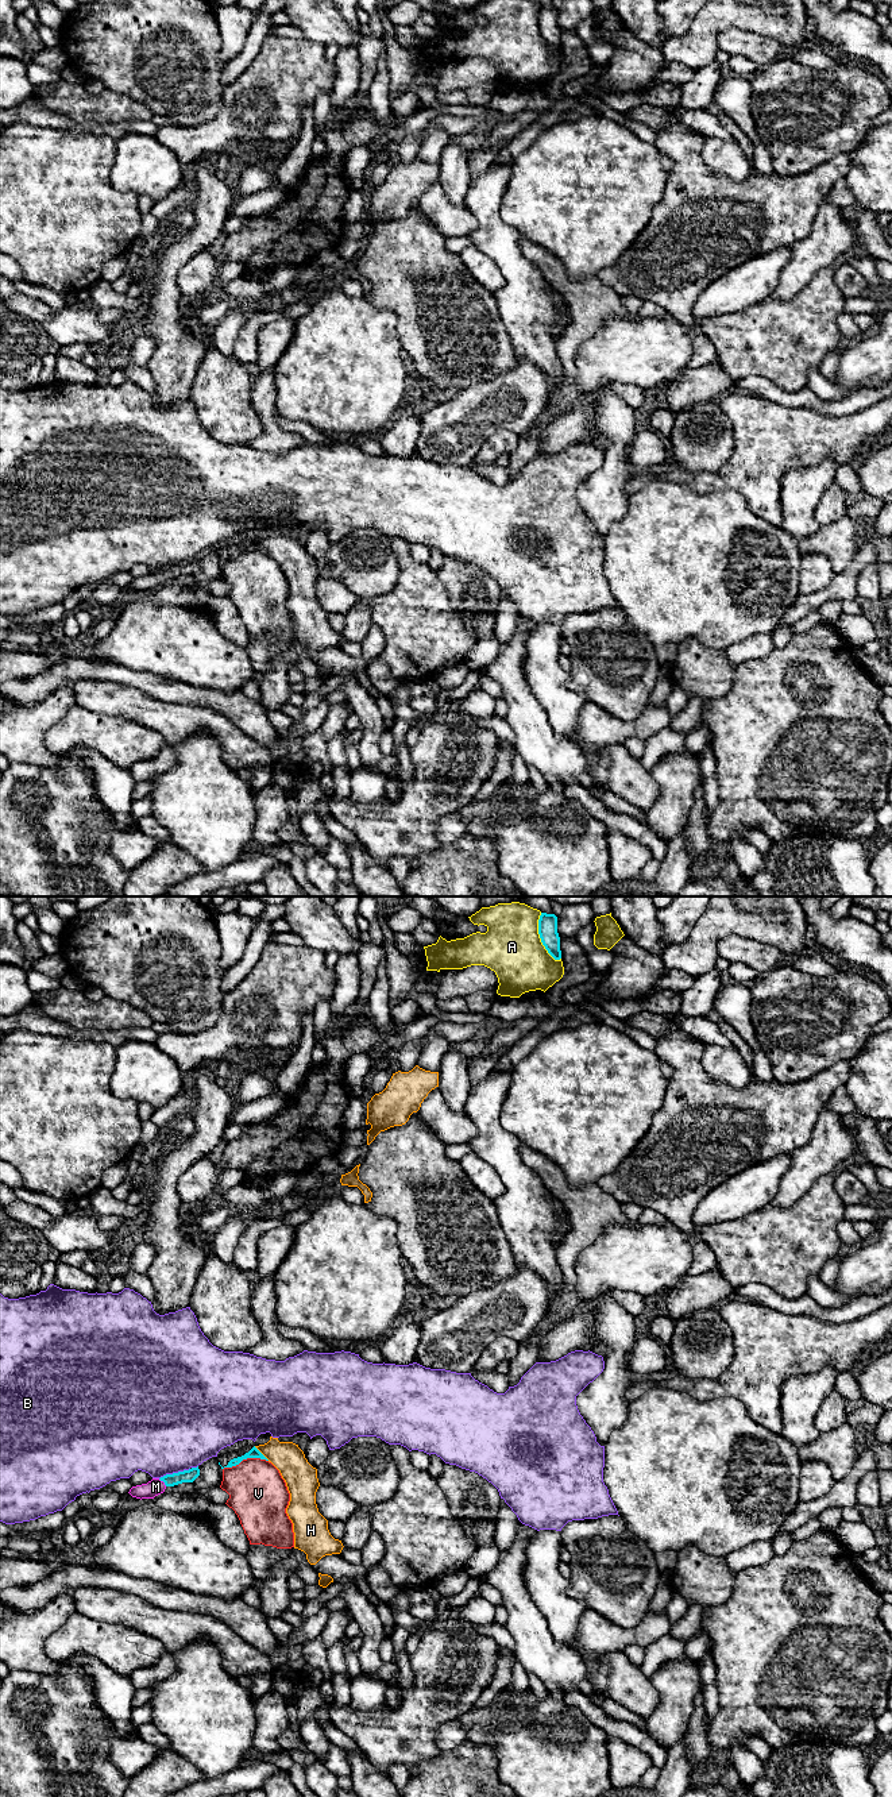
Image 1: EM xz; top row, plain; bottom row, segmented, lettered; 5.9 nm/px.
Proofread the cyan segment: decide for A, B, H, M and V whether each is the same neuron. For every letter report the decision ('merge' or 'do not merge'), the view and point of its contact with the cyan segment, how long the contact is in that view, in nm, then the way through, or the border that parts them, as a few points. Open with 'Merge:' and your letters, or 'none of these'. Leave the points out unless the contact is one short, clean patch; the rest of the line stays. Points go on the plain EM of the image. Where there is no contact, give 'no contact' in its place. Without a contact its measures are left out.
Merge: M
A: do not merge | xz (540, 30) | 300 nm
B: do not merge | xz (174, 566) | 200 nm
H: do not merge | xz (261, 546) | 130 nm
M: merge | xz (162, 573) | 70 nm | across xz (186, 569), (162, 573), (155, 579)
V: do not merge | xz (244, 551) | 280 nm

